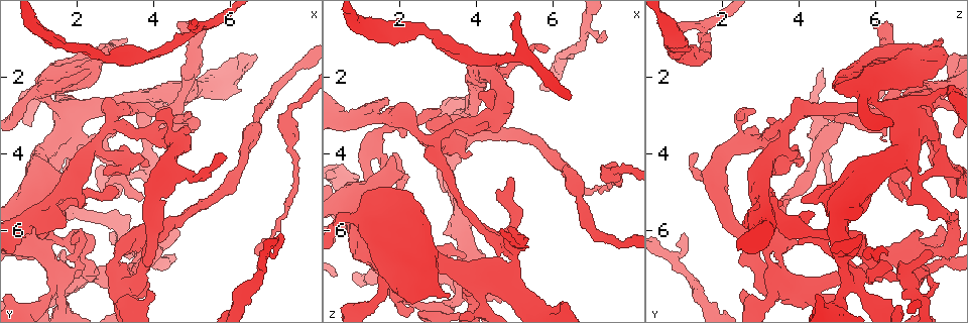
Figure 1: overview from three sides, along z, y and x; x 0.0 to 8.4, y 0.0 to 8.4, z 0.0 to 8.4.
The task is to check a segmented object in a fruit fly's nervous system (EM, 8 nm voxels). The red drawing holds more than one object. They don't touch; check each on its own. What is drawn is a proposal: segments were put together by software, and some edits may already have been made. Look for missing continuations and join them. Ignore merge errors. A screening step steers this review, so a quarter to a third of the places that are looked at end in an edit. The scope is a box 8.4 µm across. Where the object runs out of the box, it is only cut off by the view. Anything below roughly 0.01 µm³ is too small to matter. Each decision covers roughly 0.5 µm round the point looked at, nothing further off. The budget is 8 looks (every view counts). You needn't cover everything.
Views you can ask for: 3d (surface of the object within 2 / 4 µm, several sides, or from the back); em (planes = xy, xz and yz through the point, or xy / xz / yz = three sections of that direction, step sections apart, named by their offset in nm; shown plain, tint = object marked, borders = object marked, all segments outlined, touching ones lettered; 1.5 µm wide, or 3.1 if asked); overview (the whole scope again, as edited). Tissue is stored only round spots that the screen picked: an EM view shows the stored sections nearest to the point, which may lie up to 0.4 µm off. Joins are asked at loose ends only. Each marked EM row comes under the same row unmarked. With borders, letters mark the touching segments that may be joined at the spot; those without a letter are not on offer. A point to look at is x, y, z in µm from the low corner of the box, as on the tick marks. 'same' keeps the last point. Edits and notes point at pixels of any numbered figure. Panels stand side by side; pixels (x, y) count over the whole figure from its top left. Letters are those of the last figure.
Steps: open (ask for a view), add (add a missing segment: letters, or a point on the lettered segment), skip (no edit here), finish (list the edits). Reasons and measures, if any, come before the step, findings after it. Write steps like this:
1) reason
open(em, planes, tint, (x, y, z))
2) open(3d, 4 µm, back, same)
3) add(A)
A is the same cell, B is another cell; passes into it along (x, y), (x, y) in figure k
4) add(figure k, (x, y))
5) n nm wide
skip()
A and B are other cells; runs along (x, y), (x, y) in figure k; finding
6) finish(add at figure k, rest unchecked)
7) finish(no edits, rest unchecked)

an open end
open(em, planes, borders, (7.30, 6.05, 0.95))

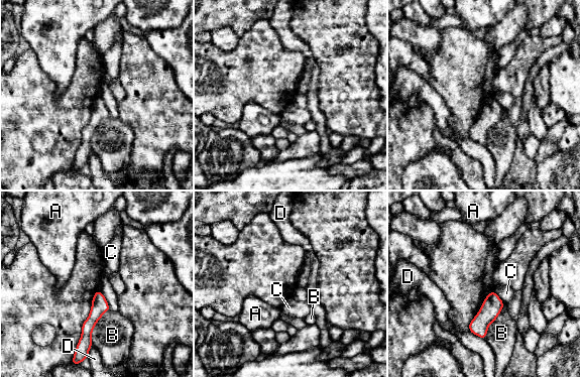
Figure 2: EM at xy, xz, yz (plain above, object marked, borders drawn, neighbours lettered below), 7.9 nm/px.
skip()
A, B, C and D are other cells; runs along (98, 293), (83, 346) in figure 2; no lettered segment goes on from it

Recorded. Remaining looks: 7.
free end
open(em, planes, borders, (1.90, 6.30, 4.00))

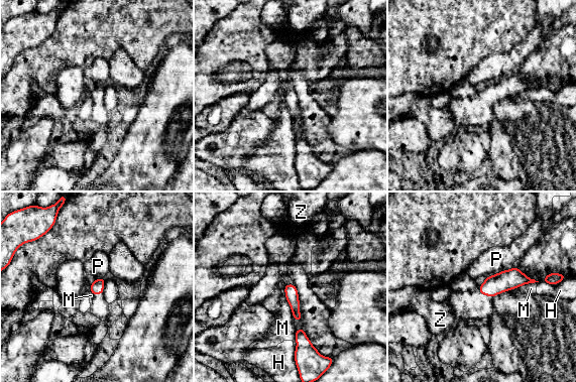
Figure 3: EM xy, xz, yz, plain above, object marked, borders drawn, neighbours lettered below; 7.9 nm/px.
skip()
H, M, P and Z are other cells; border along (539, 281), (525, 283), (505, 291) in figure 3; none of them fits

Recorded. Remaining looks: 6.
free end
open(em, xy, step 4, borders, (1.50, 2.20, 7.15))

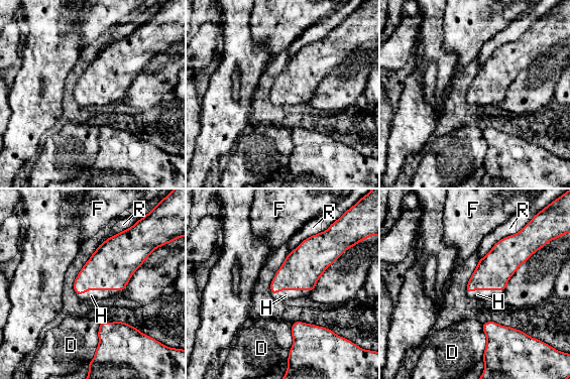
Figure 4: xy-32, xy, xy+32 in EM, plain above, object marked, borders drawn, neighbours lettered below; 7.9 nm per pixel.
add(H)
H is the same cell, D, F and R are other cells; passes into it along (111, 266), (99, 289), (91, 295) in figure 4; it goes on there

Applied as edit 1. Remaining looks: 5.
finish(add at figure 4, rest unchecked)

